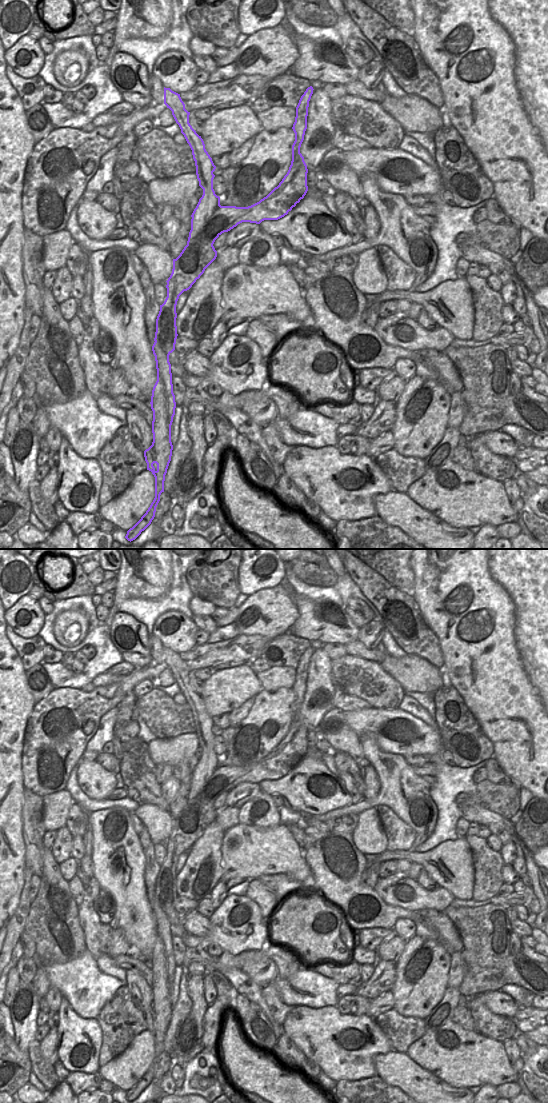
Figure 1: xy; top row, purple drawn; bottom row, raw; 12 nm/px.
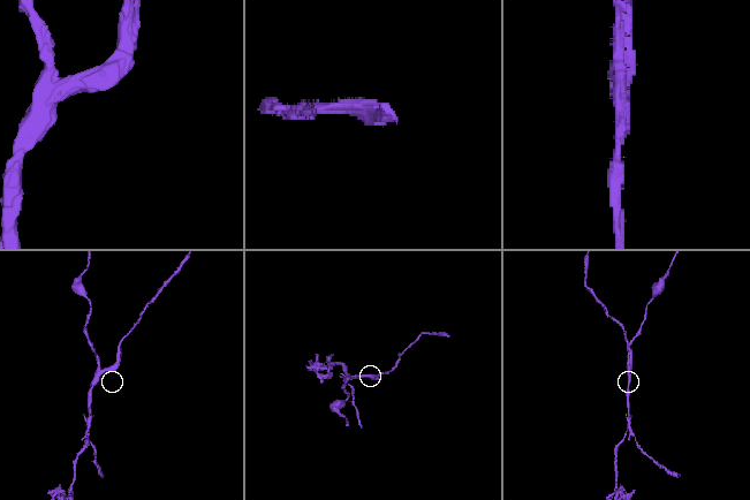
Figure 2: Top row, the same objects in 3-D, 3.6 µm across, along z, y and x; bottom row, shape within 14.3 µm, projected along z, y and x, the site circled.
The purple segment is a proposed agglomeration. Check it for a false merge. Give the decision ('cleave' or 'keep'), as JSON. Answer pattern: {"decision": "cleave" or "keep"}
{"decision": "cleave"}

